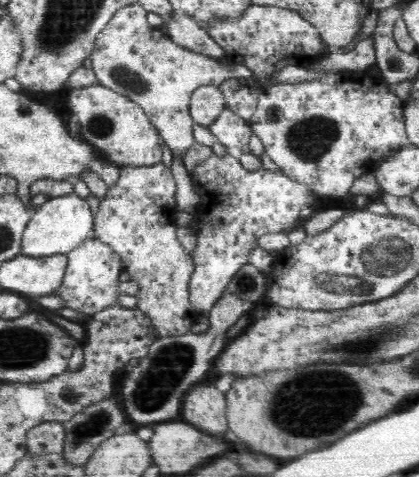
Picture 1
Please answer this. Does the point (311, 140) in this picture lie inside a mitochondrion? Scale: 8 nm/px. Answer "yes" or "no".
yes

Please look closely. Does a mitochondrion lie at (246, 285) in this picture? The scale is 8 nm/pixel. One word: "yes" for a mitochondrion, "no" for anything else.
yes

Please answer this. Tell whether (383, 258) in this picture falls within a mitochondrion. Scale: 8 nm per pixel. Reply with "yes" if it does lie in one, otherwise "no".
yes

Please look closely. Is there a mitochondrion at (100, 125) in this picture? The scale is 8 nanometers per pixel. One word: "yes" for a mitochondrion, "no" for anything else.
yes

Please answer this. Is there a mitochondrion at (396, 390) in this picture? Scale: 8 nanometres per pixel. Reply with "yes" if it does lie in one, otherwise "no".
no

